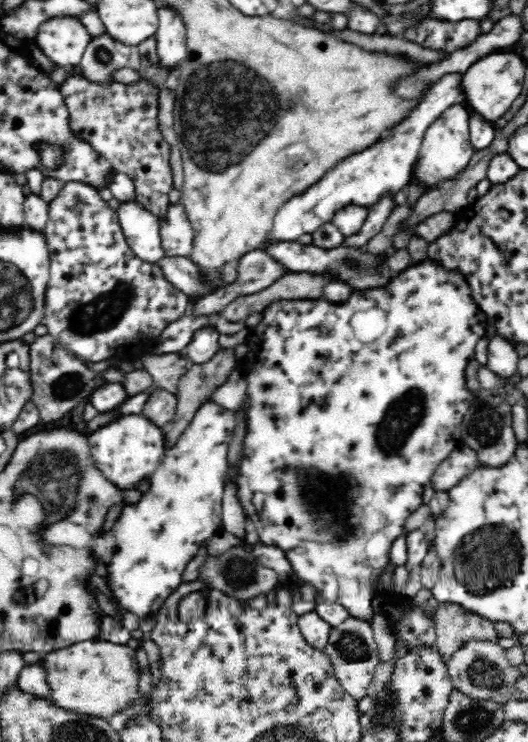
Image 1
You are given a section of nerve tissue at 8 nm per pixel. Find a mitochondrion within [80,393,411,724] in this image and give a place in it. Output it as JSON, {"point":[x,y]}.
{"point":[237,571]}

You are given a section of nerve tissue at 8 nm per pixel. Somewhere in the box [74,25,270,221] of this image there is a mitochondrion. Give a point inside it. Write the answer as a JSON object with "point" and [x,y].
{"point":[100,57]}

